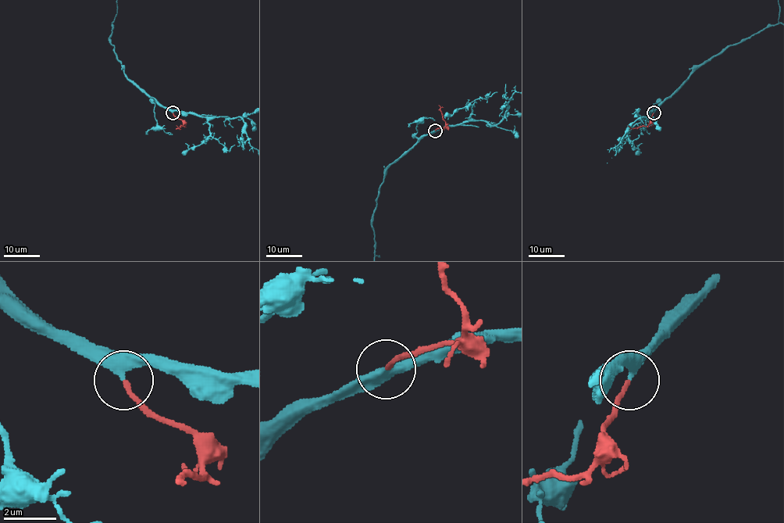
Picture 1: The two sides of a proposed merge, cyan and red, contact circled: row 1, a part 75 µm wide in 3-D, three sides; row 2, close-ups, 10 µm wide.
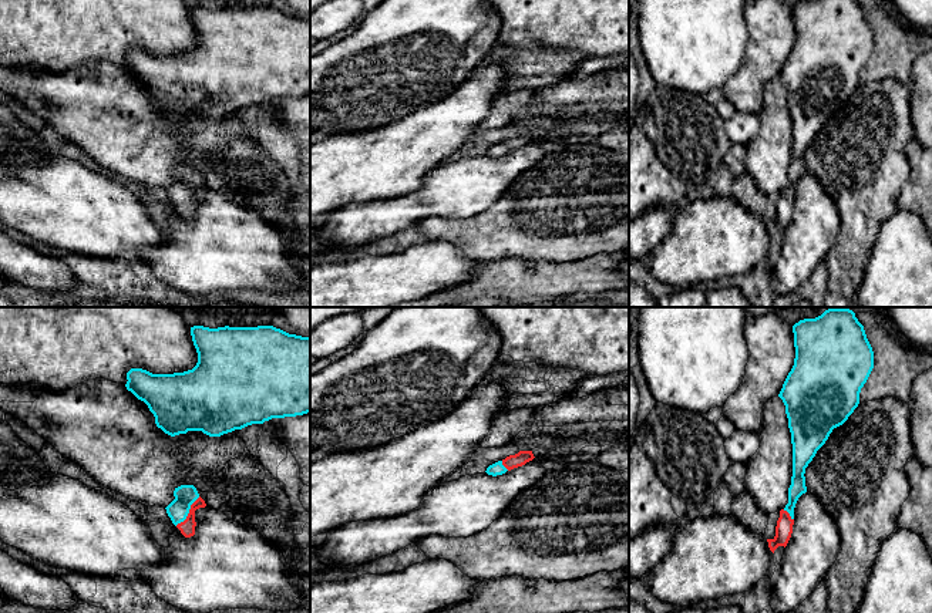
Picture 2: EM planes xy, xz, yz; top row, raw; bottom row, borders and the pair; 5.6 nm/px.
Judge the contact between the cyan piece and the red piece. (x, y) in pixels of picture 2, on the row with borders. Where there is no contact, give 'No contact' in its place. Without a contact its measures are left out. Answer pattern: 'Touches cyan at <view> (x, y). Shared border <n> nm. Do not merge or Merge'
Touches cyan at xy (188, 512). Shared border 220 nm. Merge

